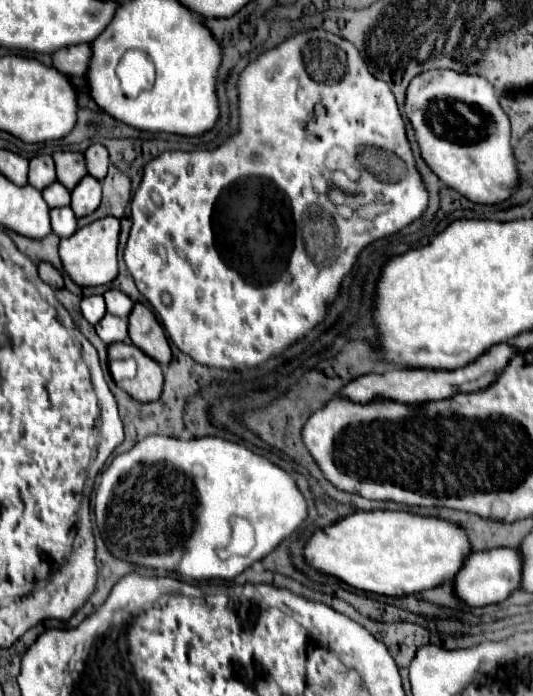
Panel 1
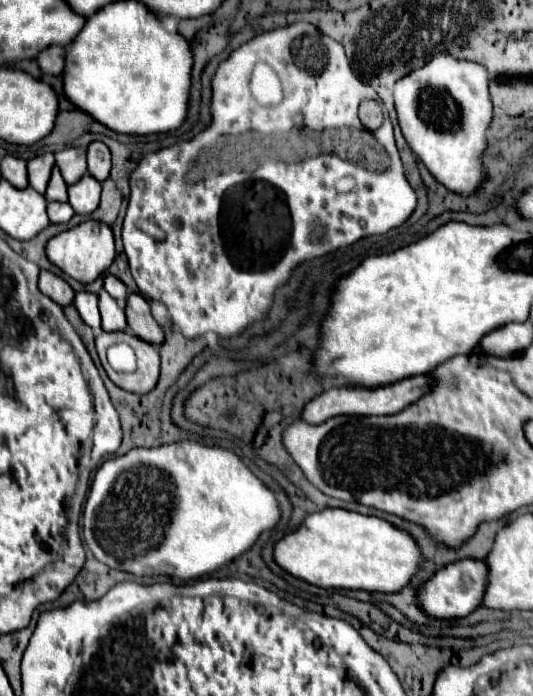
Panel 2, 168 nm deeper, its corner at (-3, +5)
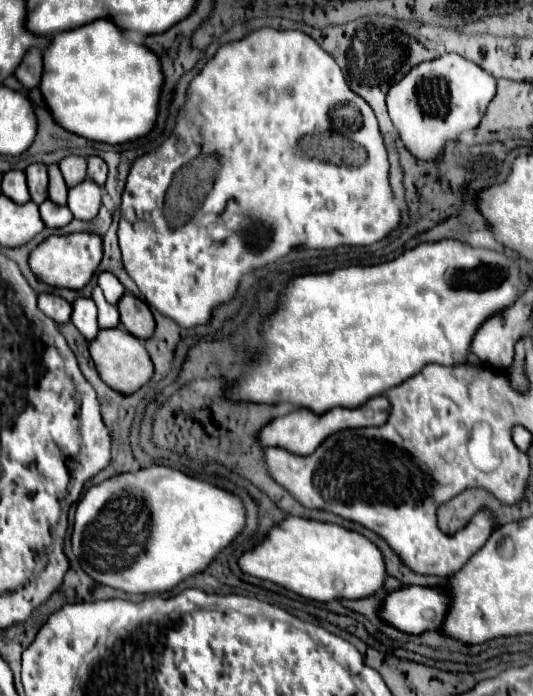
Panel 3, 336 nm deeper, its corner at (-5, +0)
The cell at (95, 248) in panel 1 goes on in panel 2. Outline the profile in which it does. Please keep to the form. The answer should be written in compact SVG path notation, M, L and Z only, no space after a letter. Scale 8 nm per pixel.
M94 219L84 221L68 231L62 231L60 235L52 237L46 245L46 255L54 265L58 265L72 279L76 279L84 285L92 283L114 263L116 251L114 251L112 227L102 221L94 221Z

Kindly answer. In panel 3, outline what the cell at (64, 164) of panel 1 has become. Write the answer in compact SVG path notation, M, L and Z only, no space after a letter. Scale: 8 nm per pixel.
M66 156L64 160L60 160L60 170L62 176L68 184L68 188L80 184L82 180L86 180L86 158L82 156Z

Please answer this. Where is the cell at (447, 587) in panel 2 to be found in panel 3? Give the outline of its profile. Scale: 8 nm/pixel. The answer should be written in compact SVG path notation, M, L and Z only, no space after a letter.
M406 586L390 592L384 602L378 608L378 616L388 626L394 626L396 630L408 632L408 634L422 634L426 630L438 630L446 610L448 610L448 594L442 588L420 588L420 586Z

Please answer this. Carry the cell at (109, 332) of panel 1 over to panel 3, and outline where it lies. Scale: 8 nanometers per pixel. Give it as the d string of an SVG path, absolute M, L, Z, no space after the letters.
M94 286L94 290L92 290L92 300L98 306L98 324L100 324L100 328L116 328L120 324L118 308L112 306L110 302L106 302L106 298L104 298L104 294L98 286Z

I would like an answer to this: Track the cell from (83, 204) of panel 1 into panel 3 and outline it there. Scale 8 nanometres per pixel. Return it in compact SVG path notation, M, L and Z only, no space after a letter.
M82 180L68 192L68 208L76 220L92 220L100 210L102 188L92 180Z

